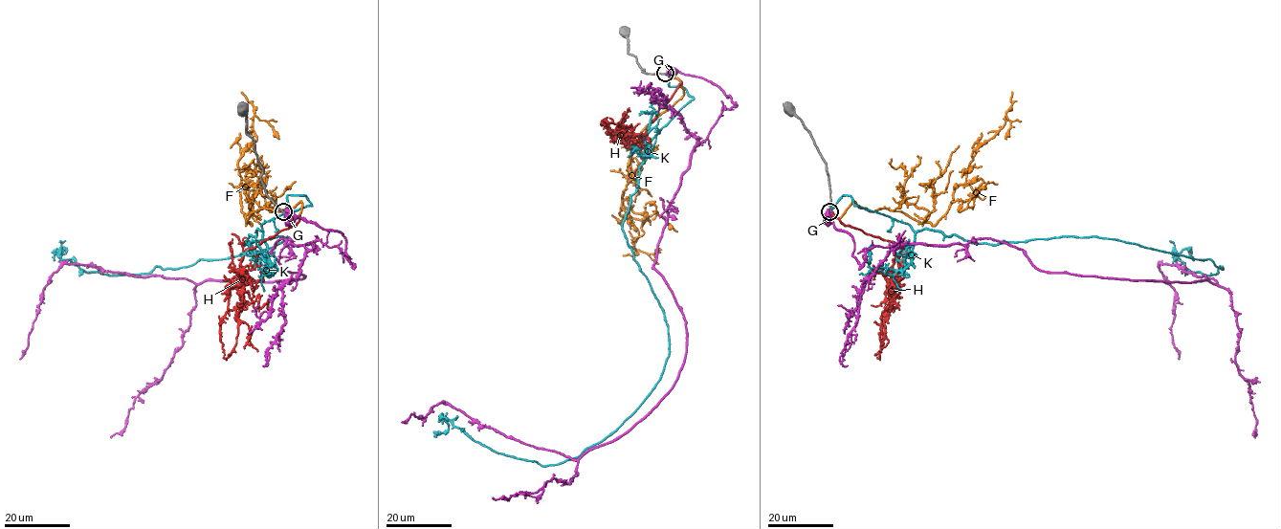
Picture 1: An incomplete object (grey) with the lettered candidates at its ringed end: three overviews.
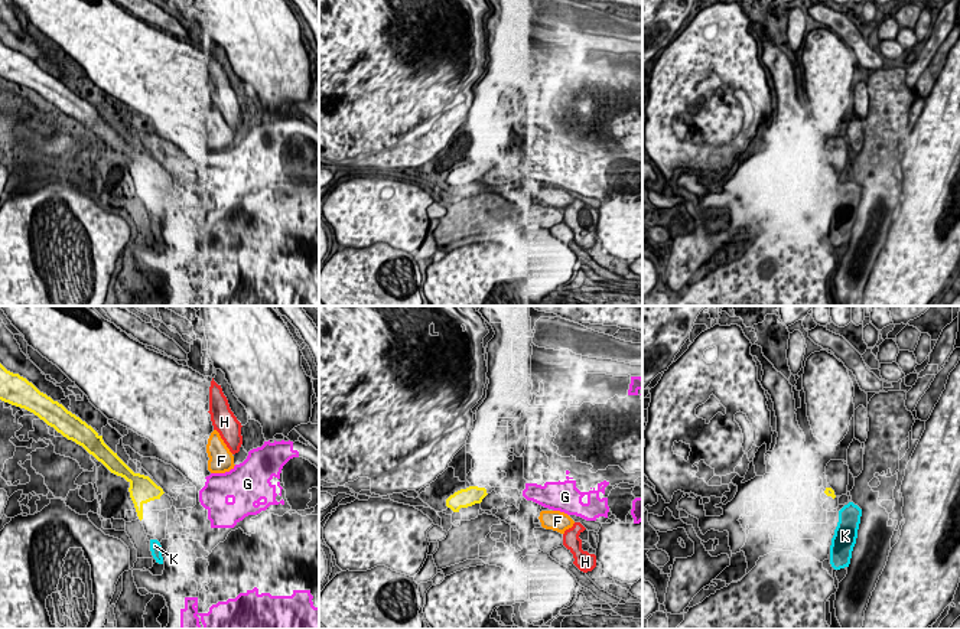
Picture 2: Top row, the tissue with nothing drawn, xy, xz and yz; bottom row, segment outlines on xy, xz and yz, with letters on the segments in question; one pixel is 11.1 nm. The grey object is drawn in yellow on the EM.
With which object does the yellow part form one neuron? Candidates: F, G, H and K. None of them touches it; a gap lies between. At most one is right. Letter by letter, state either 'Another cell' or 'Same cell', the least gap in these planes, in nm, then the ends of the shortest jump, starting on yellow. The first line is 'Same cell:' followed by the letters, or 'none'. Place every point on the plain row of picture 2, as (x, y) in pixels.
Same cell: F
F: Same cell. Distance 550 nm. Across: xy (163, 169), (208, 146)
G: Another cell. Distance 400 nm. Across: xy (163, 169), (199, 169)
H: Another cell. Distance 850 nm. Across: xy (162, 166), (227, 123)
K: Another cell. Distance 150 nm. Across: yz (835, 173), (845, 182)

